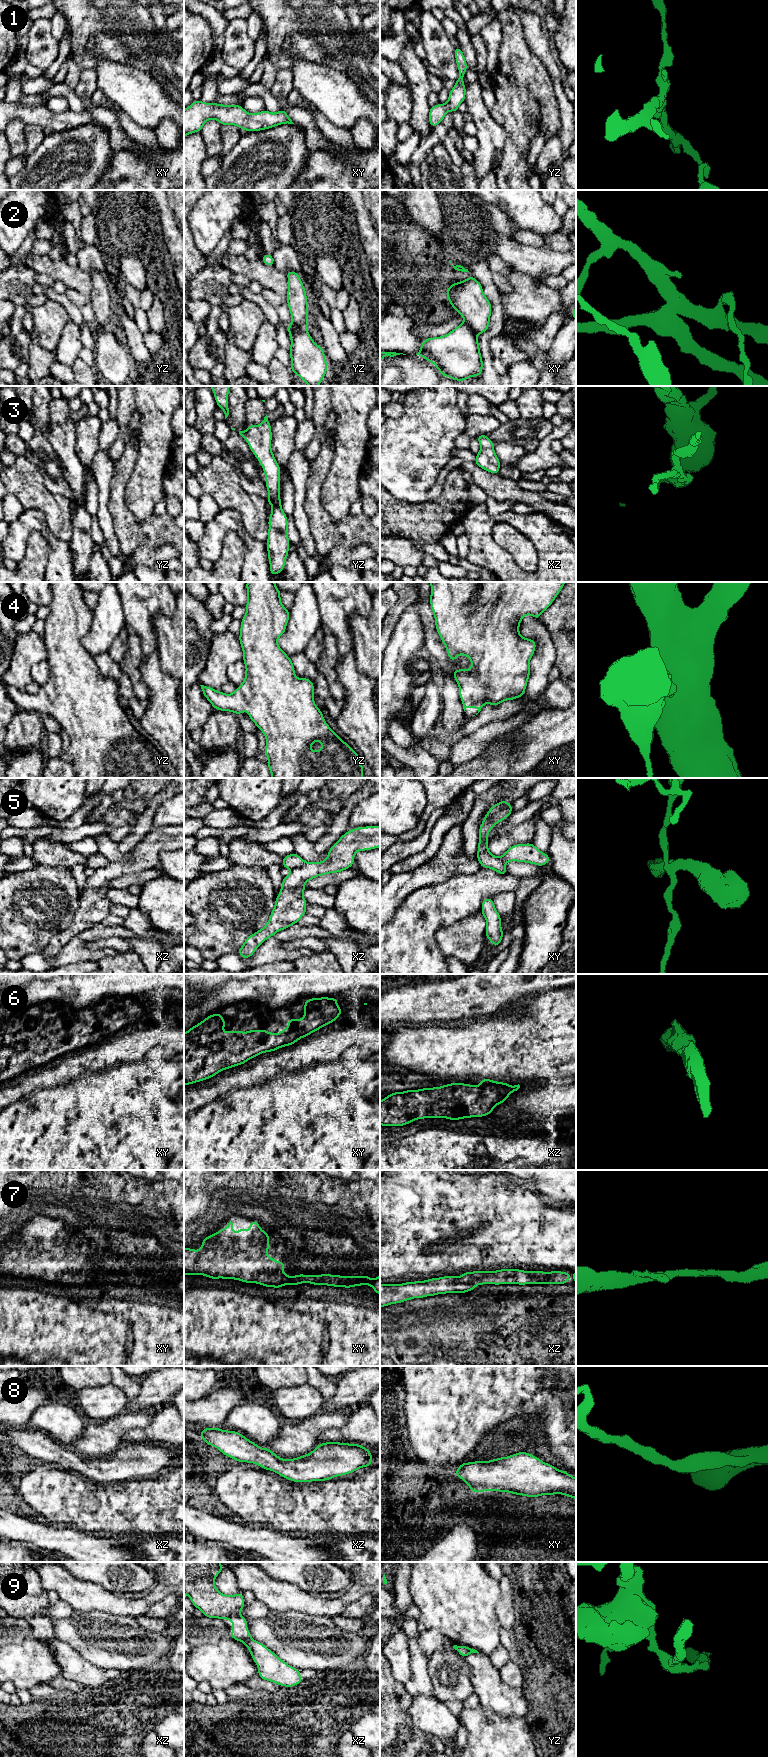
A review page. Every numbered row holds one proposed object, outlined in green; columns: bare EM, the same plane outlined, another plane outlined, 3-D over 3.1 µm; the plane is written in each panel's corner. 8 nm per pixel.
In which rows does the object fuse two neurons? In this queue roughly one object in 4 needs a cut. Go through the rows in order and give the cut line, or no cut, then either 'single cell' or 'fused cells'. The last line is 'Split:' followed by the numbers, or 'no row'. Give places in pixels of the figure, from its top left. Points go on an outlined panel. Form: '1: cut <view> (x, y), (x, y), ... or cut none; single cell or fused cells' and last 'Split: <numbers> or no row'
1: cut none; single cell
2: cut yz (292, 322), (306, 328); fused cells
3: cut none; single cell
4: cut none; single cell
5: cut xz (306, 862), (291, 870); fused cells
6: cut none; single cell
7: cut none; single cell
8: cut none; single cell
9: cut xz (251, 1638), (245, 1644); fused cells
Split: 2, 5, 9

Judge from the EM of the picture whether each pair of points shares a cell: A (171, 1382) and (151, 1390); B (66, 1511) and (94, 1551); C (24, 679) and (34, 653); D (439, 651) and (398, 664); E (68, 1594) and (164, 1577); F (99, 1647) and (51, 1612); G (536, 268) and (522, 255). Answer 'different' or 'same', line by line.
A: same
B: different
C: same
D: different
E: same
F: different
G: same

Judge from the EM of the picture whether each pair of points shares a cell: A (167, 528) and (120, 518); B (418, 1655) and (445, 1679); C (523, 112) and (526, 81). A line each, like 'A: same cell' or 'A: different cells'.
A: same cell
B: different cells
C: same cell

